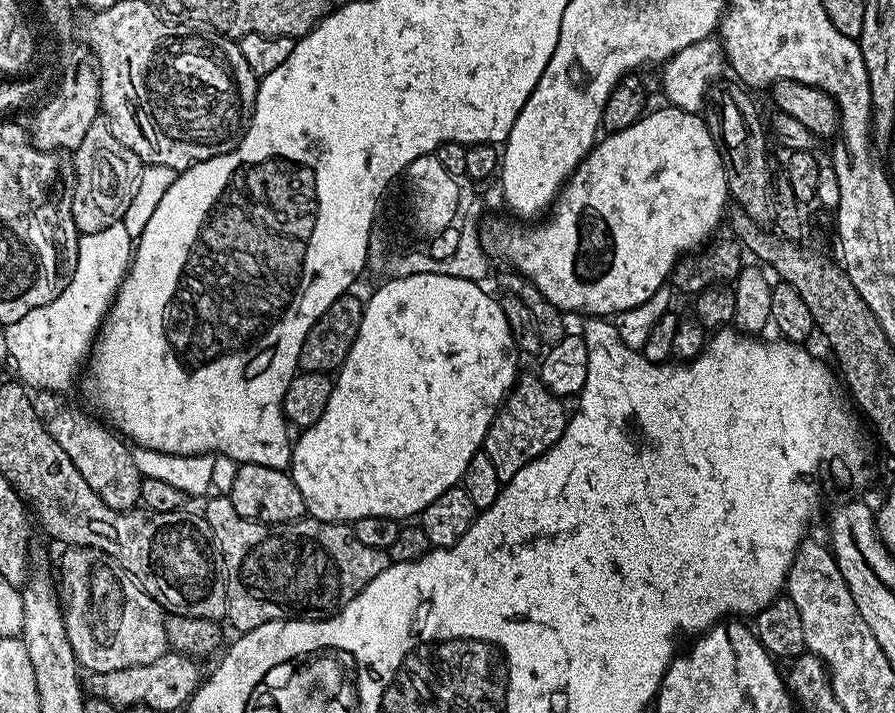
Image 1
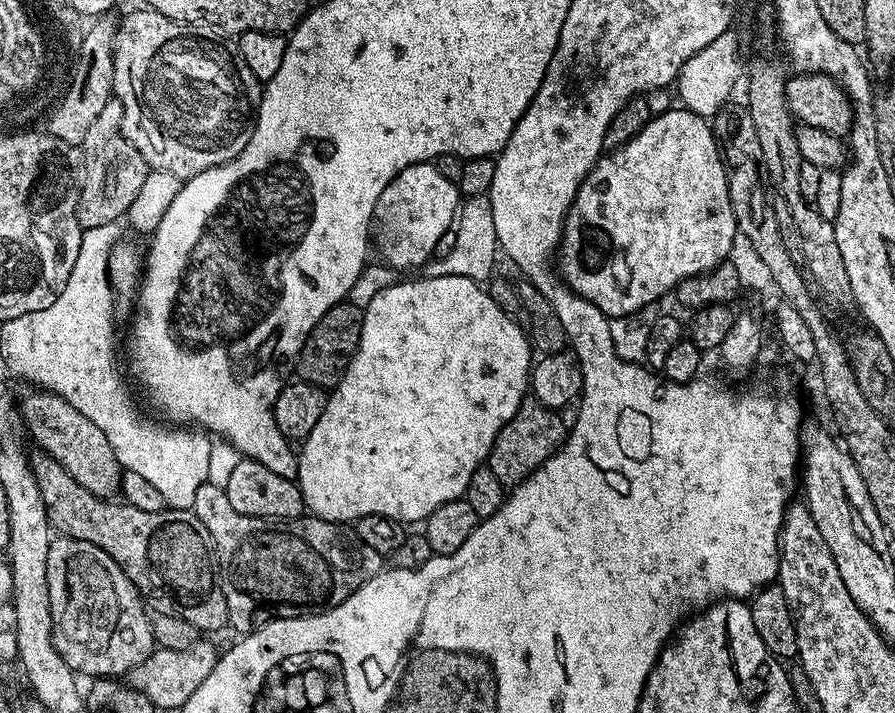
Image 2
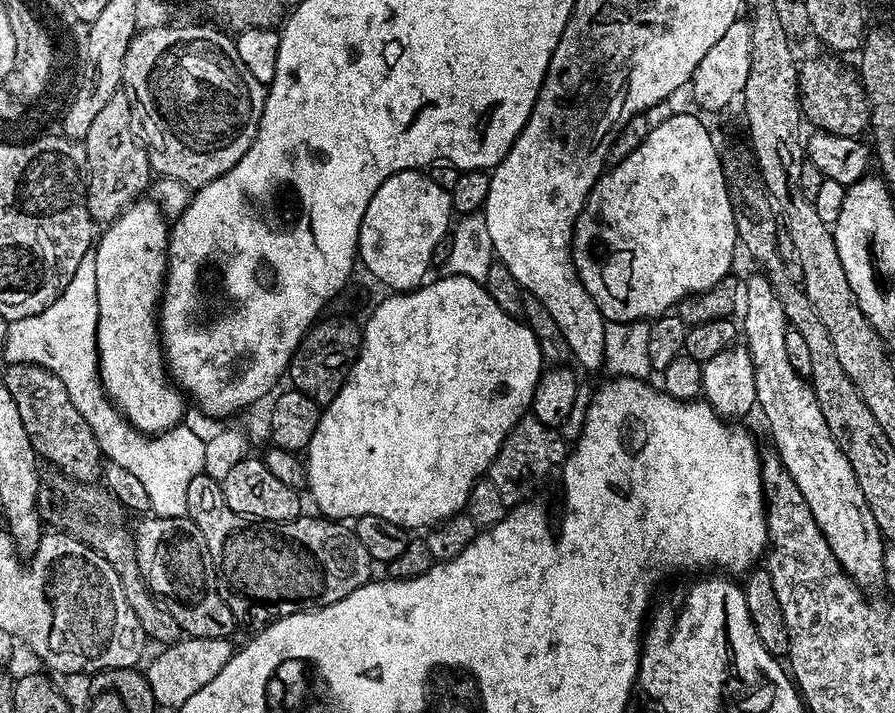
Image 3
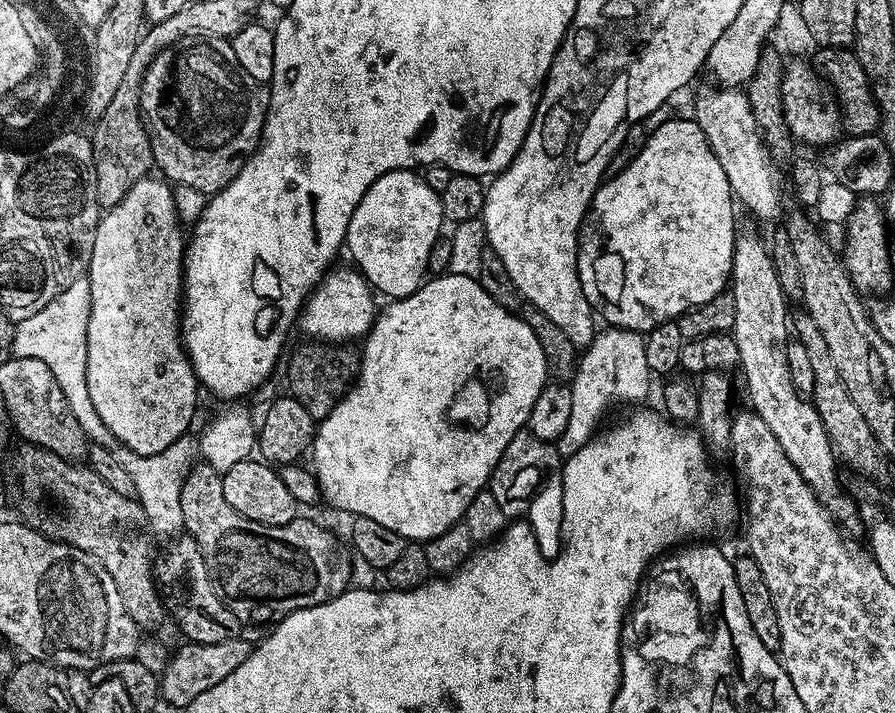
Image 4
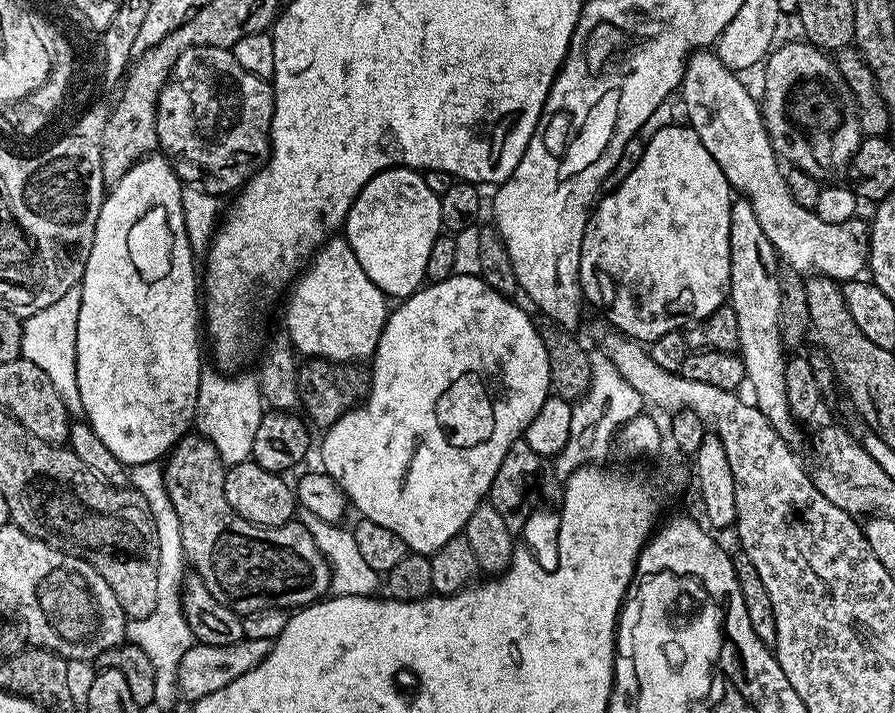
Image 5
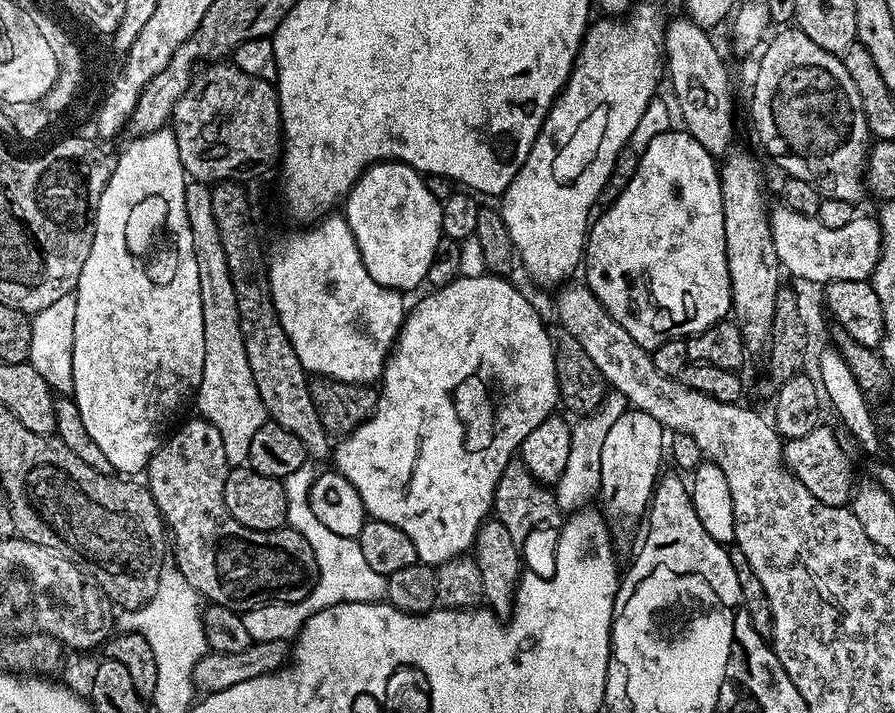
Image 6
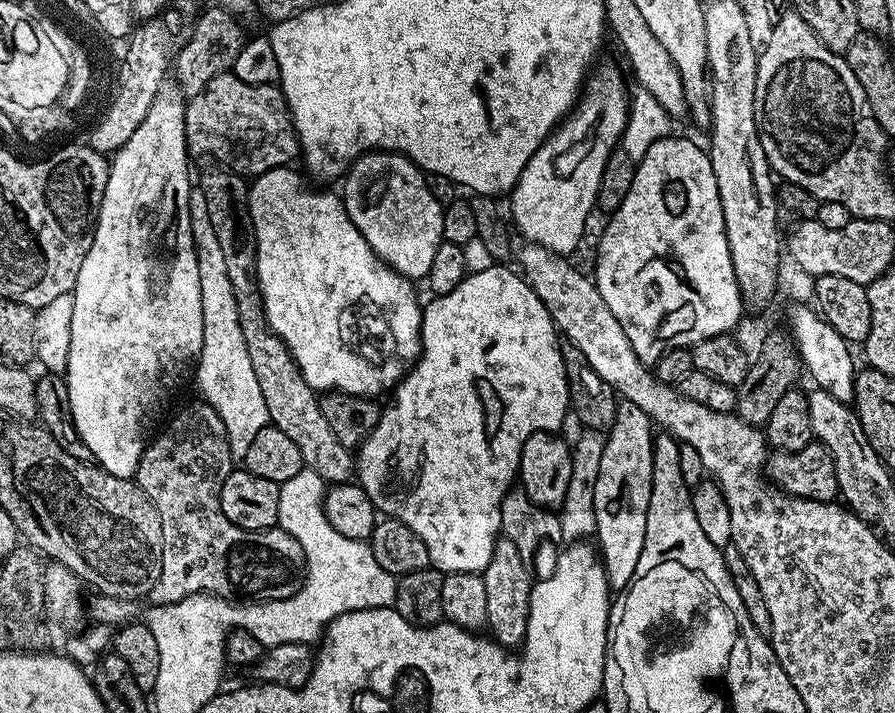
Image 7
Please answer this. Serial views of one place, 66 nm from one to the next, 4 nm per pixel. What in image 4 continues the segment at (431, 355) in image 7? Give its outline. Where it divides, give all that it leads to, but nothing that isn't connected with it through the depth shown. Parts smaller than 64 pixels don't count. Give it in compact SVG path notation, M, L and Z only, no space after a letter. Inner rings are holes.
M436 274L425 279L414 294L392 300L389 305L385 312L383 309L377 315L372 329L363 341L365 344L360 357L360 370L356 373L352 387L344 393L334 410L330 410L330 414L319 421L316 439L312 441L310 449L310 464L320 484L323 503L333 504L344 512L352 512L353 517L374 518L374 522L382 522L382 526L394 530L394 534L406 542L427 542L450 530L450 526L463 521L466 506L470 506L471 500L491 481L492 471L500 457L499 452L506 450L506 446L510 446L510 438L514 438L514 434L518 434L527 425L530 410L534 410L534 401L538 394L542 394L550 377L546 370L546 358L542 355L542 346L538 346L538 338L534 338L534 330L530 330L530 326L526 326L515 311L494 302L494 298L482 290L477 279Z

